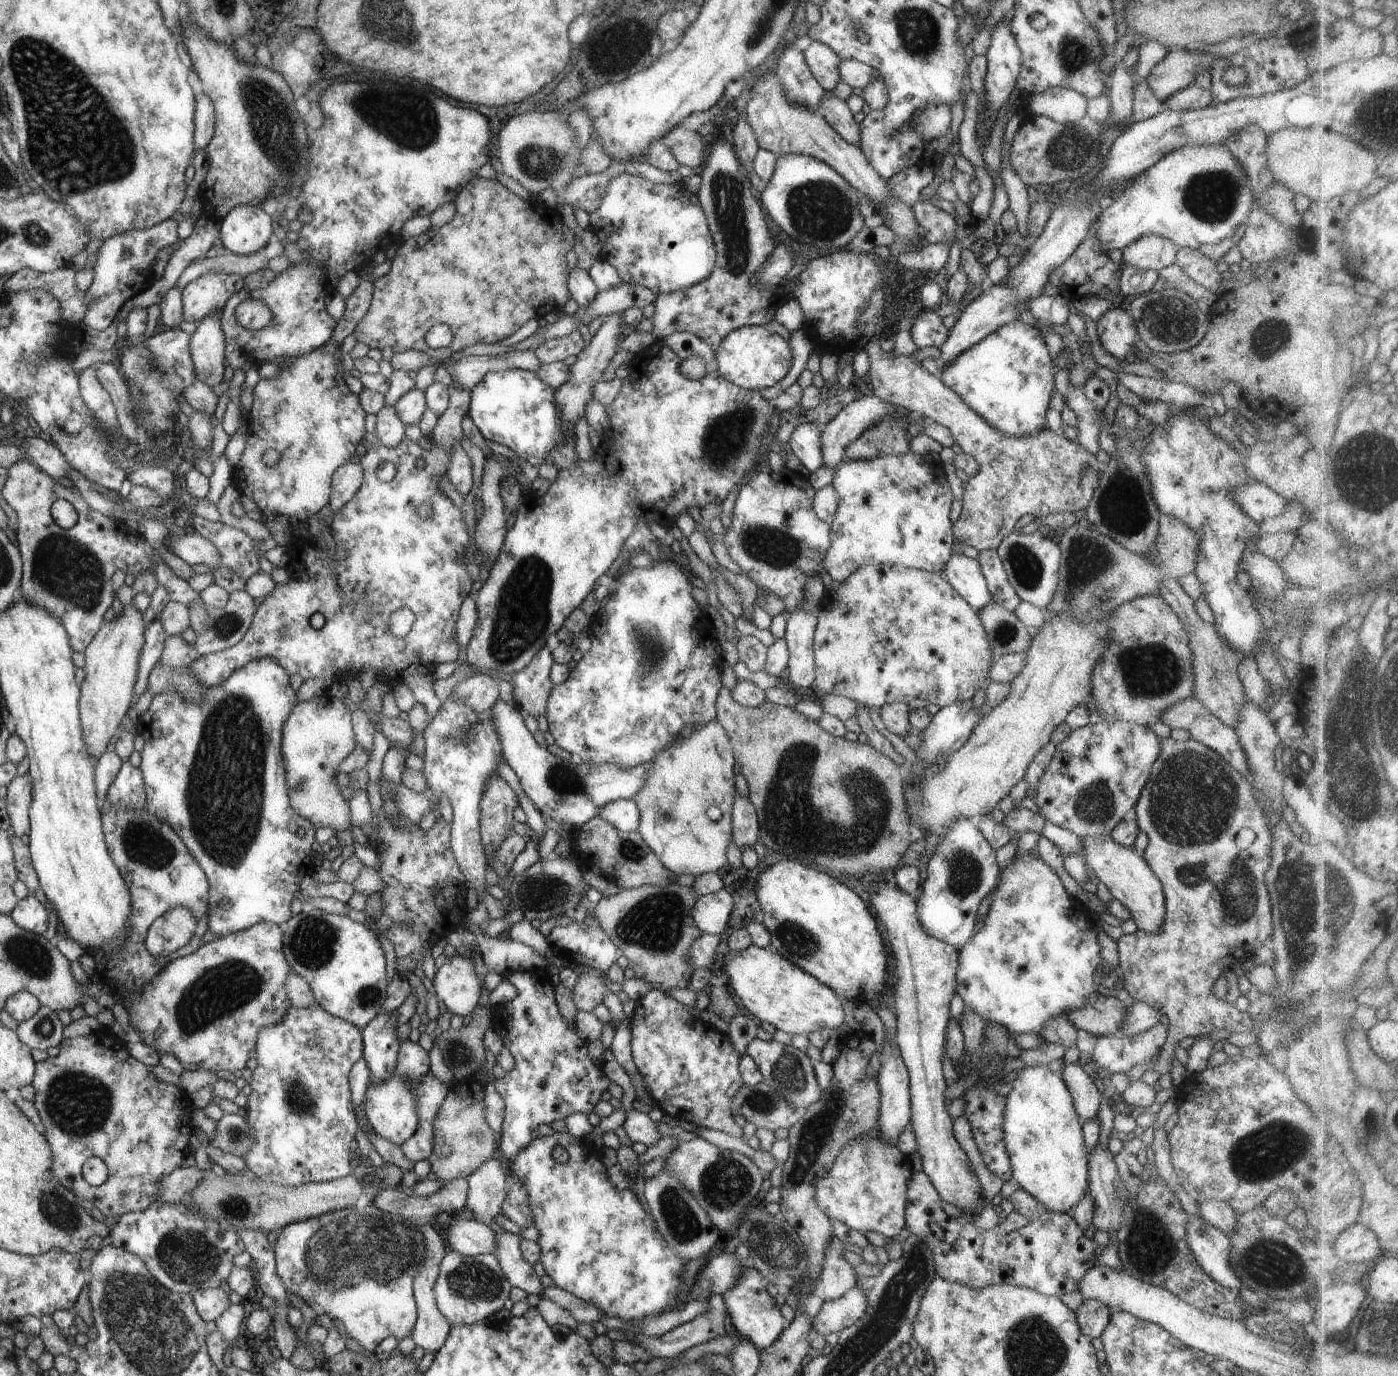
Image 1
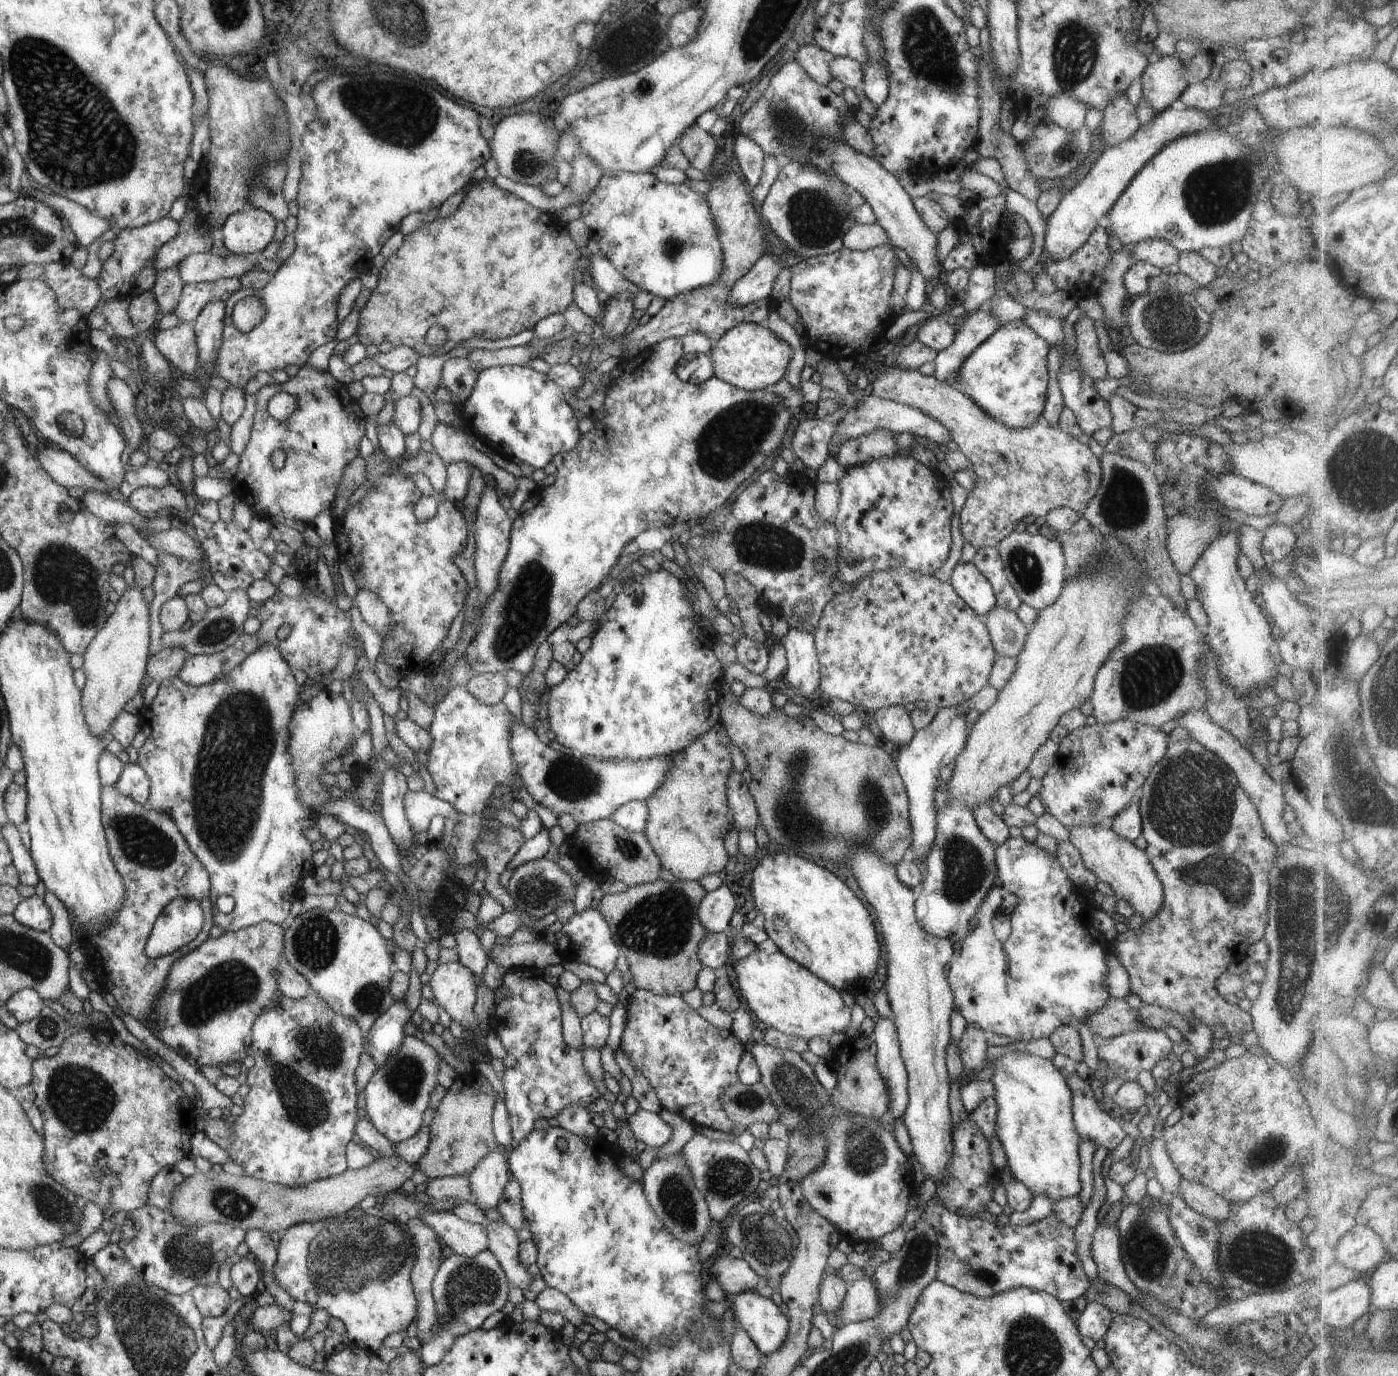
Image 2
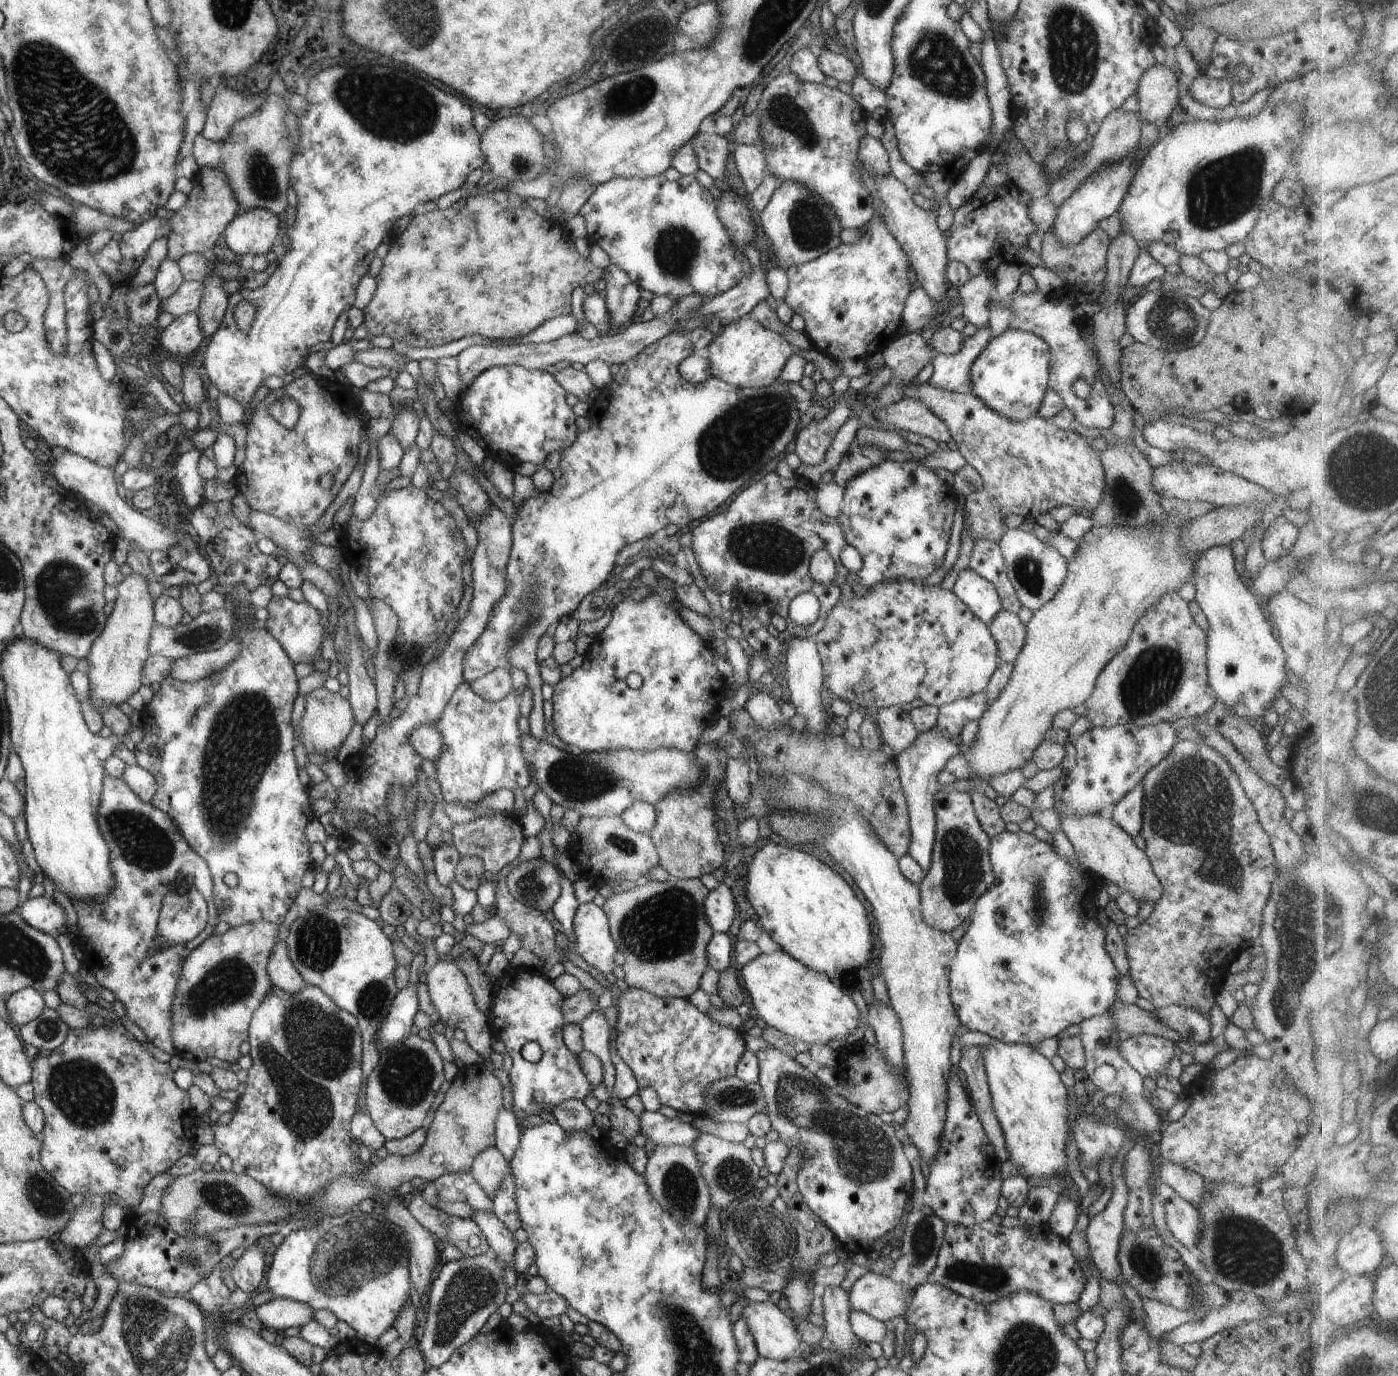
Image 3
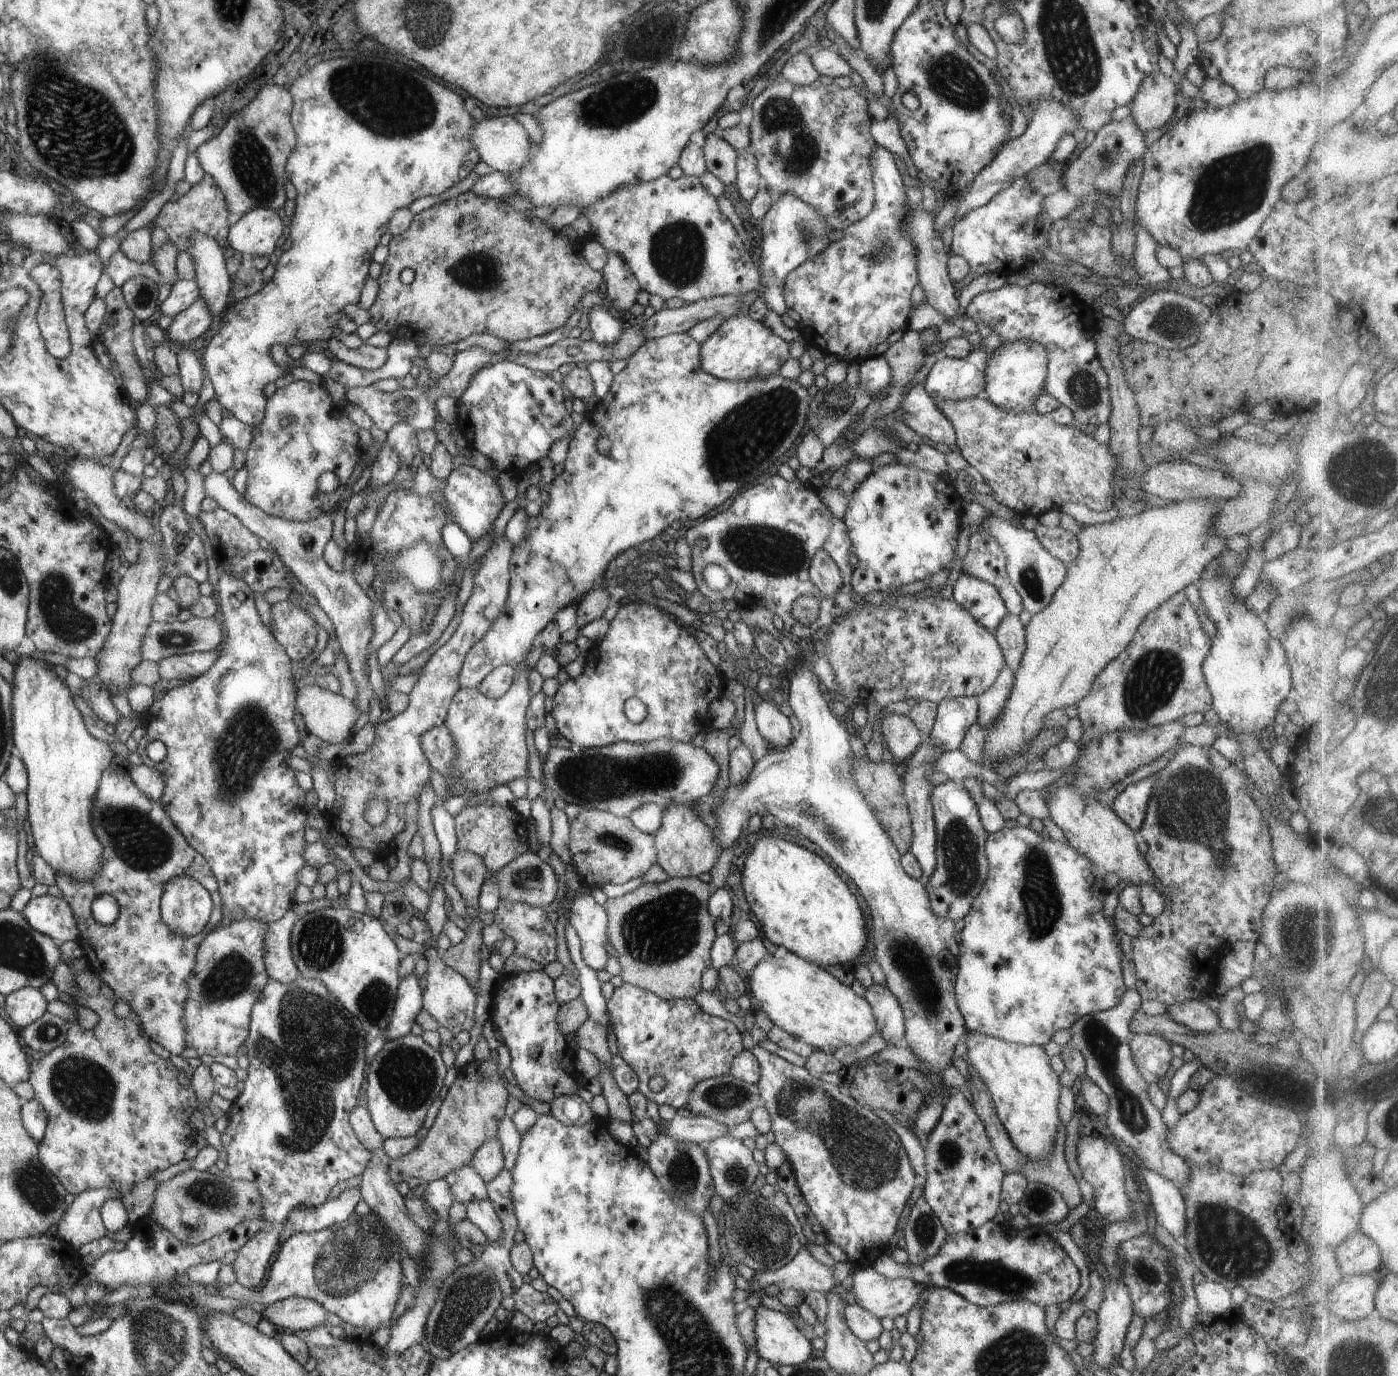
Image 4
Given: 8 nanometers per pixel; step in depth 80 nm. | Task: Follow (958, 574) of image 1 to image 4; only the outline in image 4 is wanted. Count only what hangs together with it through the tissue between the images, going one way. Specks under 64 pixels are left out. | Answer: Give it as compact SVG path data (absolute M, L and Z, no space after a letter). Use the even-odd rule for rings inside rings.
M962 573L958 577L953 586L952 599L992 632L1009 613L998 589L993 584L971 574Z

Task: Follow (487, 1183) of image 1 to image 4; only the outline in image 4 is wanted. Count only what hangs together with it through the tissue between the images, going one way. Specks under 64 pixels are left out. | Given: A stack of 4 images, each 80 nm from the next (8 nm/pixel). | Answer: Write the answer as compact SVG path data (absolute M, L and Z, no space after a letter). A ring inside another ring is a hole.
M496 1138L489 1140L473 1156L471 1166L484 1180L491 1182L505 1169L504 1149Z

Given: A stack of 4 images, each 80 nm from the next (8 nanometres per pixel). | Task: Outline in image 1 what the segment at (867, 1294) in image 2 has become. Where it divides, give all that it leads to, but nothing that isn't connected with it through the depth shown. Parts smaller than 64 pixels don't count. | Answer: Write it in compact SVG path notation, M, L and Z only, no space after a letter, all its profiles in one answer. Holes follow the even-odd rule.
M856 1286L840 1298L824 1301L820 1311L811 1321L810 1335L825 1338L830 1332L842 1332L864 1316L867 1298Z

